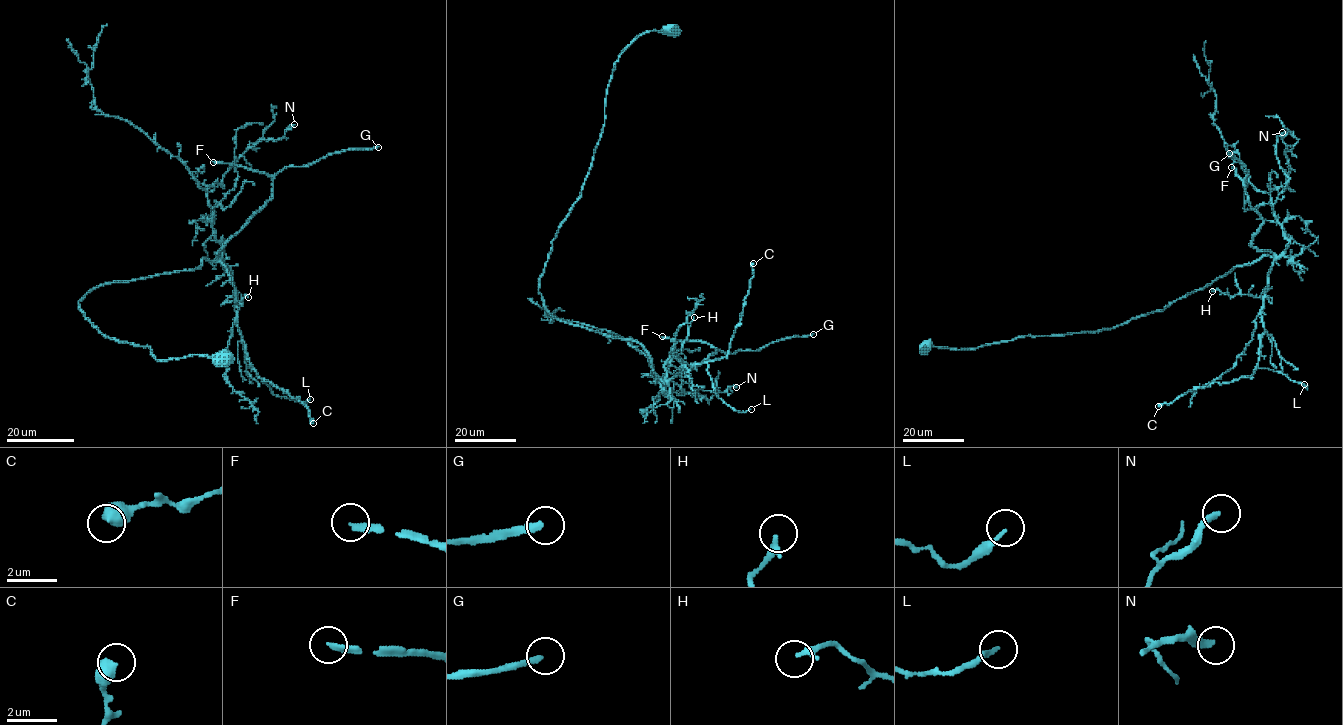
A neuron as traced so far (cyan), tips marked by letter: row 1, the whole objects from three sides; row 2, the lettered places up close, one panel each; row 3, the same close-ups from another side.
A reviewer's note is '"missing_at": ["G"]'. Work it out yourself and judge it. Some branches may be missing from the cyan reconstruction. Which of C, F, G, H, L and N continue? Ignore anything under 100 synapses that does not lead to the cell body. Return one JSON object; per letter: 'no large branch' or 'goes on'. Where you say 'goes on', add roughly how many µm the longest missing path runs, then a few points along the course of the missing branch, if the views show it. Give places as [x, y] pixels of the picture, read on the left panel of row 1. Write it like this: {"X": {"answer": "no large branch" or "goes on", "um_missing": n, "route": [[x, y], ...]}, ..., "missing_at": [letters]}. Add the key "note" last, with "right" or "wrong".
{"C": {"answer": "no large branch"}, "F": {"answer": "goes on", "um_missing": 140}, "G": {"answer": "goes on", "um_missing": 150}, "H": {"answer": "no large branch"}, "L": {"answer": "no large branch"}, "N": {"answer": "no large branch"}, "missing_at": ["F", "G"], "note": "wrong"}

